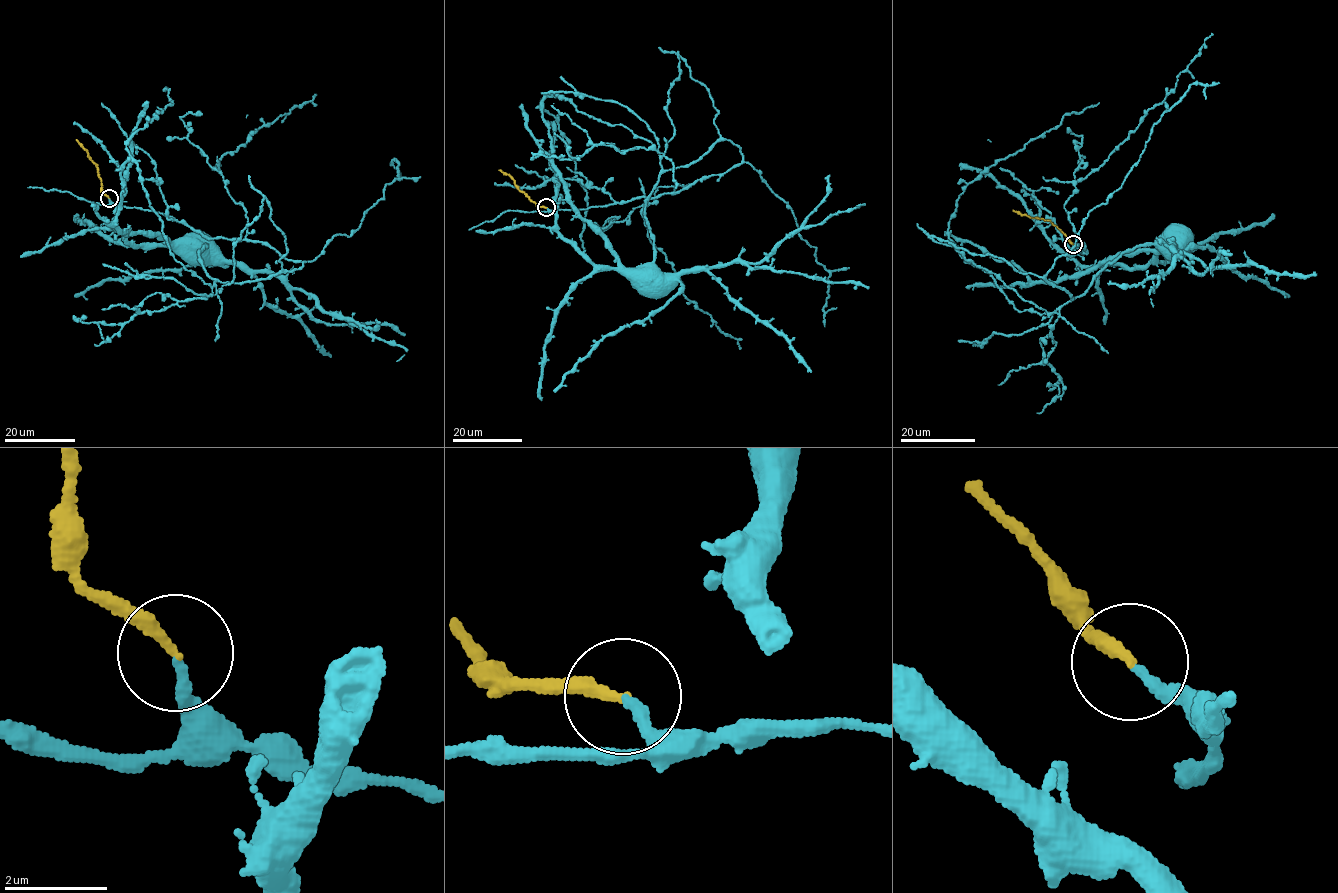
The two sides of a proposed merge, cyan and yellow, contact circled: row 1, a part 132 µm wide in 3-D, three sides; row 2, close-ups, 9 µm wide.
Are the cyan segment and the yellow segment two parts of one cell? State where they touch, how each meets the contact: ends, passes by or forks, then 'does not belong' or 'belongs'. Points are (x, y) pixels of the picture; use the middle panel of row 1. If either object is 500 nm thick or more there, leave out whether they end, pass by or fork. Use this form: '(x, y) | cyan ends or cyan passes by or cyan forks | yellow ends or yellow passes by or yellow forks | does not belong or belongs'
(546, 207) | cyan ends | yellow ends | belongs

